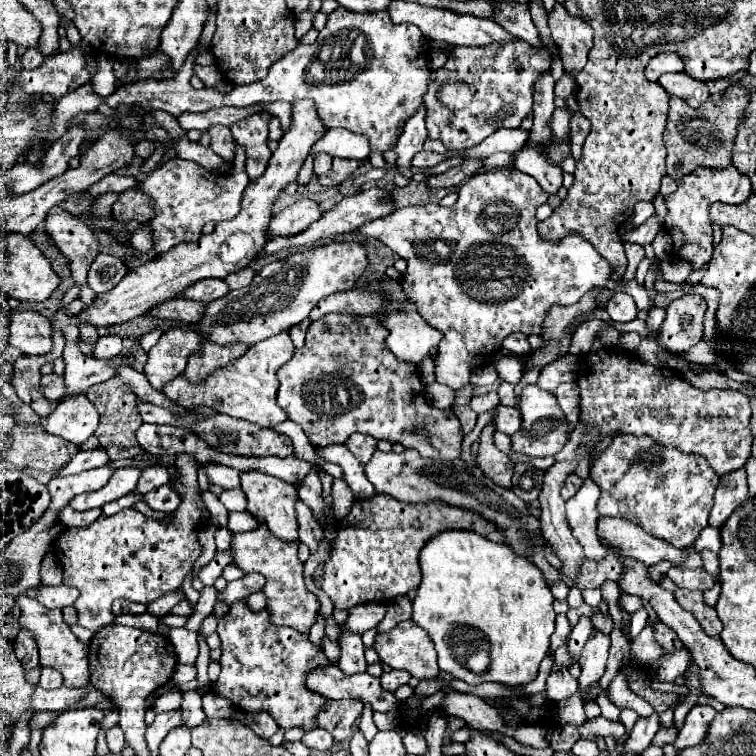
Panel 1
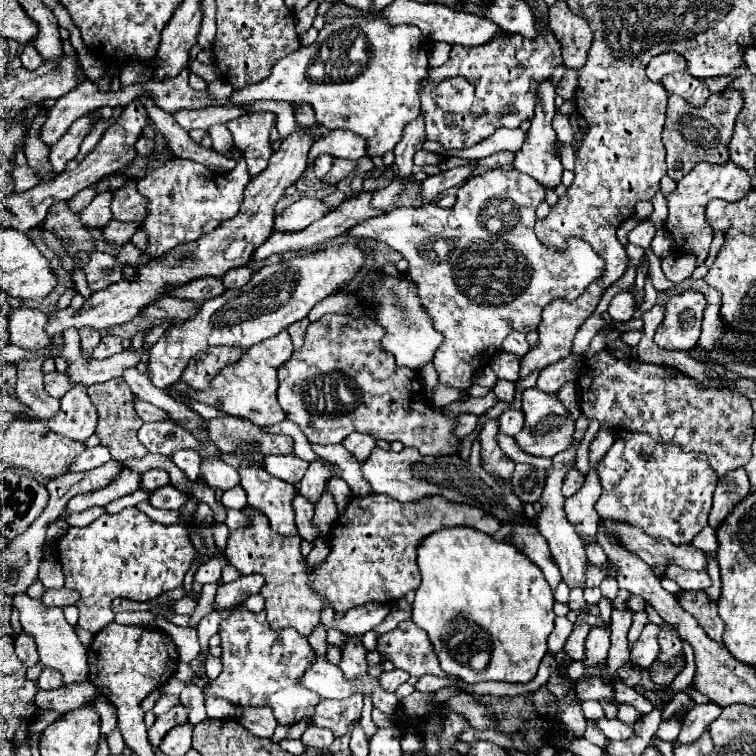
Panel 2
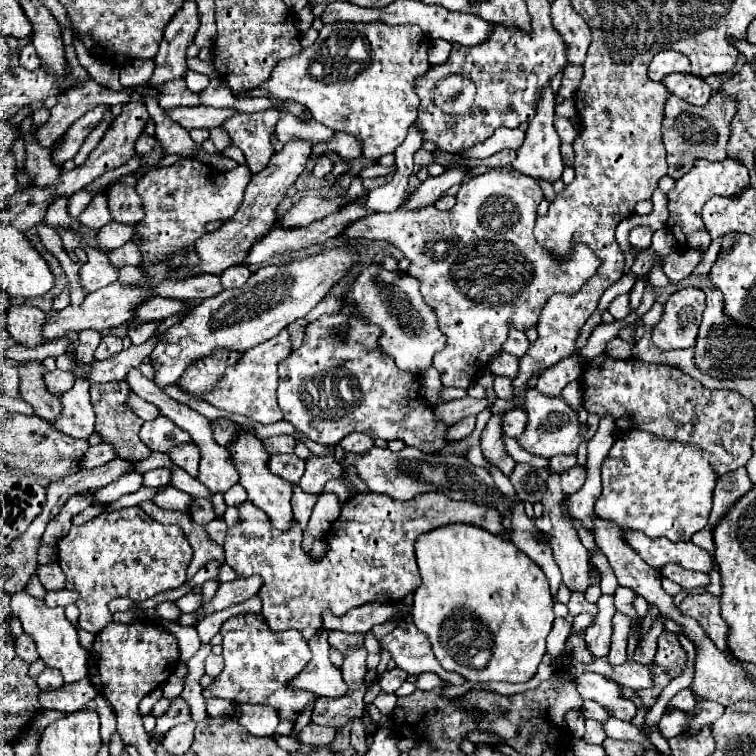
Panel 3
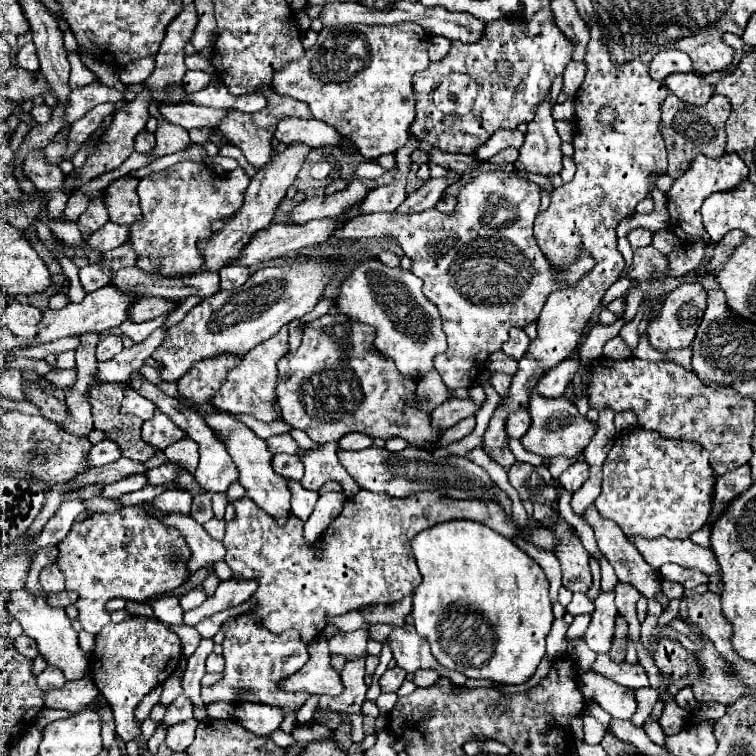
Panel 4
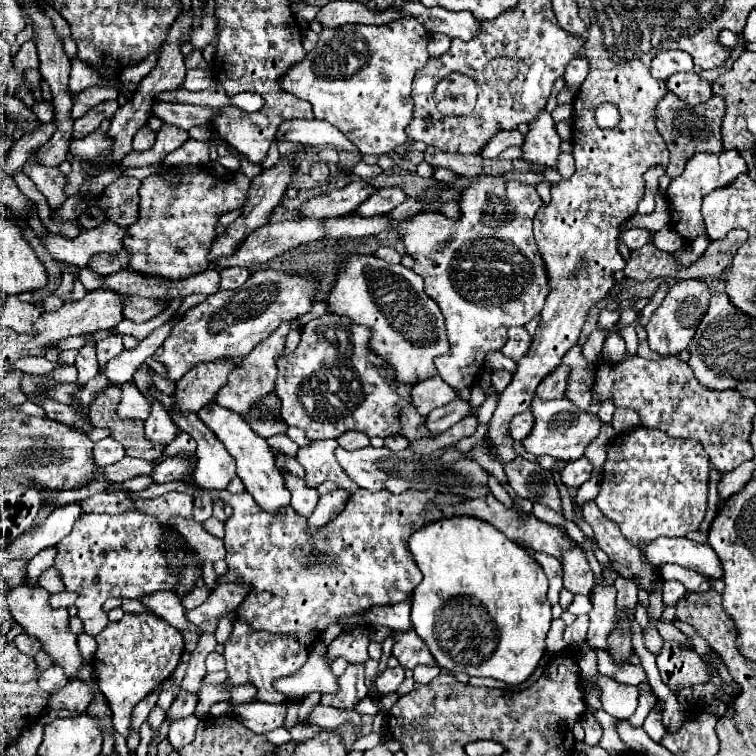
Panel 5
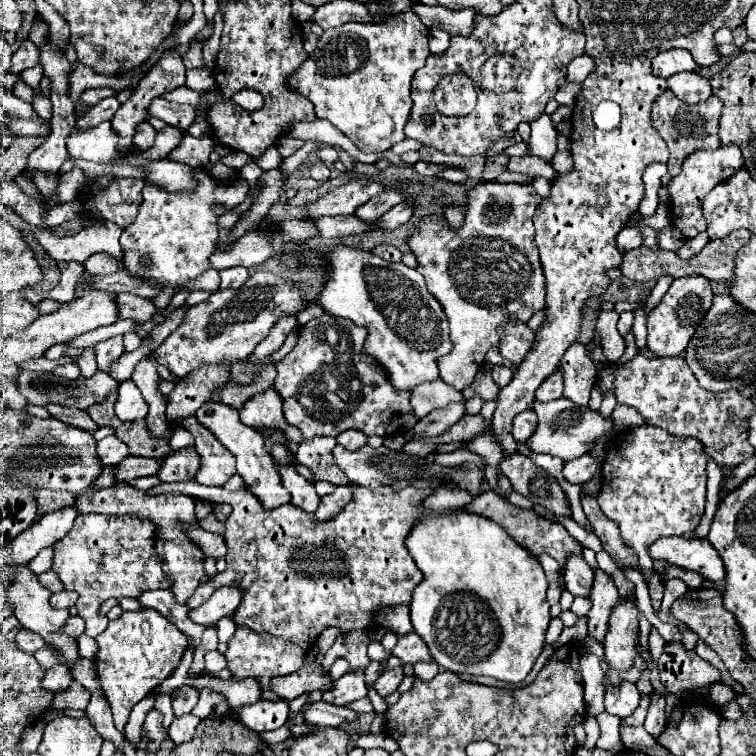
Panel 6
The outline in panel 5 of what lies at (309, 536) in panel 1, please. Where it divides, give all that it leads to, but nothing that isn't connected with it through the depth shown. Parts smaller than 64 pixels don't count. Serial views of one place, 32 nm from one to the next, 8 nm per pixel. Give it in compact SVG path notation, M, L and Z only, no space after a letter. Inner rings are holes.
M282 472L286 488L292 494L292 508L304 516L310 516L318 504L318 492L304 484L304 478L292 476L290 472Z

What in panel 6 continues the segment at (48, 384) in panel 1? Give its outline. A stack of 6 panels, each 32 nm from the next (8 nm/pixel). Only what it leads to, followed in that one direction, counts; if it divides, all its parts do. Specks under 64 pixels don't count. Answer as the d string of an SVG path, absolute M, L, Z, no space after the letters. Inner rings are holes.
M60 364L54 368L54 374L68 378L68 380L74 380L80 376L80 368L76 368L76 364Z

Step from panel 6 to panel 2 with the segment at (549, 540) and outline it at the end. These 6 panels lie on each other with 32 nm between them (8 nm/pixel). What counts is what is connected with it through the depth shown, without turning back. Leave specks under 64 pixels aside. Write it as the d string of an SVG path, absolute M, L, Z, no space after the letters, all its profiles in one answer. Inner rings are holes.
M384 494L354 496L328 536L328 558L310 568L308 560L300 552L298 532L296 536L276 536L268 524L268 518L260 516L260 512L244 506L242 514L250 520L250 524L230 530L224 550L228 564L242 576L264 576L266 584L260 594L266 600L264 612L274 630L290 626L306 638L312 634L312 628L320 624L320 610L324 608L322 598L330 602L336 614L344 614L350 608L368 602L398 600L410 590L416 590L420 586L416 546L424 536L446 526L472 526L486 534L500 530L500 520L496 520L490 512L484 512L474 504L444 500L444 496L426 496L416 502L398 502Z

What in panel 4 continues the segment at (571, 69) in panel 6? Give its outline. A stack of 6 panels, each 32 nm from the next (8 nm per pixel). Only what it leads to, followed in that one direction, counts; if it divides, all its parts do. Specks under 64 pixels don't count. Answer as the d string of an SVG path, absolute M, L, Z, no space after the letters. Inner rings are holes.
M570 62L568 68L564 70L564 88L562 92L566 92L568 96L574 96L574 92L580 88L582 80L586 76L586 62Z

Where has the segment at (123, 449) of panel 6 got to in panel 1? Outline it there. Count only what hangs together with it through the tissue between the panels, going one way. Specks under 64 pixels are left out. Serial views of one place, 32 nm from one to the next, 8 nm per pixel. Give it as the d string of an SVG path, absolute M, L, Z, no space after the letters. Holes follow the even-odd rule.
M100 446L94 448L94 450L84 450L84 452L80 452L76 458L72 458L72 462L70 462L64 470L60 470L60 474L66 476L66 474L78 474L78 472L82 472L82 470L100 468L100 466L108 464L108 460L110 460L108 452L104 452Z

